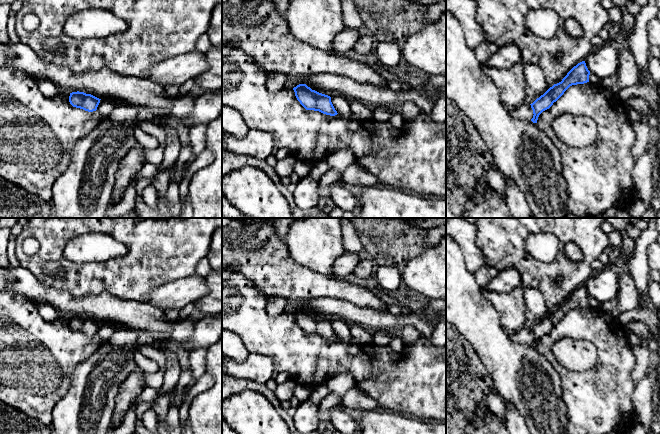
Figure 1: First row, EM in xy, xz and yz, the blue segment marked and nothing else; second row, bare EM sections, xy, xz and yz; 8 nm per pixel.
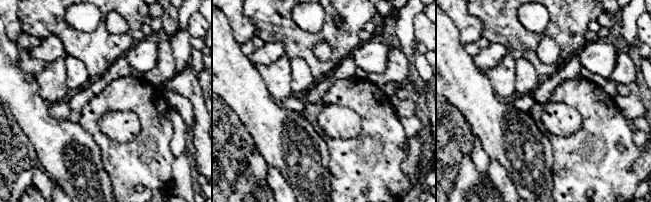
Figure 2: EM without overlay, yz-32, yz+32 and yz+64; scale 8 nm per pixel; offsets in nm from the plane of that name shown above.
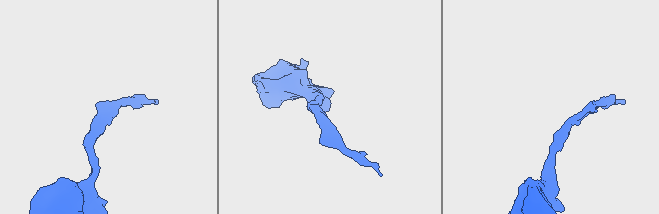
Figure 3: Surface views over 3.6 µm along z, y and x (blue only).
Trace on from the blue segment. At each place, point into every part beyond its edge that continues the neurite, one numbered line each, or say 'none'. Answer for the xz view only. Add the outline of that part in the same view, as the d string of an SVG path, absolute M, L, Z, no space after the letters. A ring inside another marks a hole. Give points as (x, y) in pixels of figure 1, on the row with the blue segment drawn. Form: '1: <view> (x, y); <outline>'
none

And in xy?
none

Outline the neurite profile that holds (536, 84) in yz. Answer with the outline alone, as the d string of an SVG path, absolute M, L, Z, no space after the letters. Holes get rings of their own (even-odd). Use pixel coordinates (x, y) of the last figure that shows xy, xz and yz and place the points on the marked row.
M524 63L523 71L525 74L525 94L527 97L537 99L549 89L544 71L538 65Z

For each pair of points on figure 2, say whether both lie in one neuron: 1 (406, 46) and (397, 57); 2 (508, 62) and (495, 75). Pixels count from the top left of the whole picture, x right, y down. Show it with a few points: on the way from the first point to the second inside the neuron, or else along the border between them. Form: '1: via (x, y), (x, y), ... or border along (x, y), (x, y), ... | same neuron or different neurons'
1: border along (400, 48), (407, 58) | different neurons
2: via (505, 65), (498, 72) | same neuron

